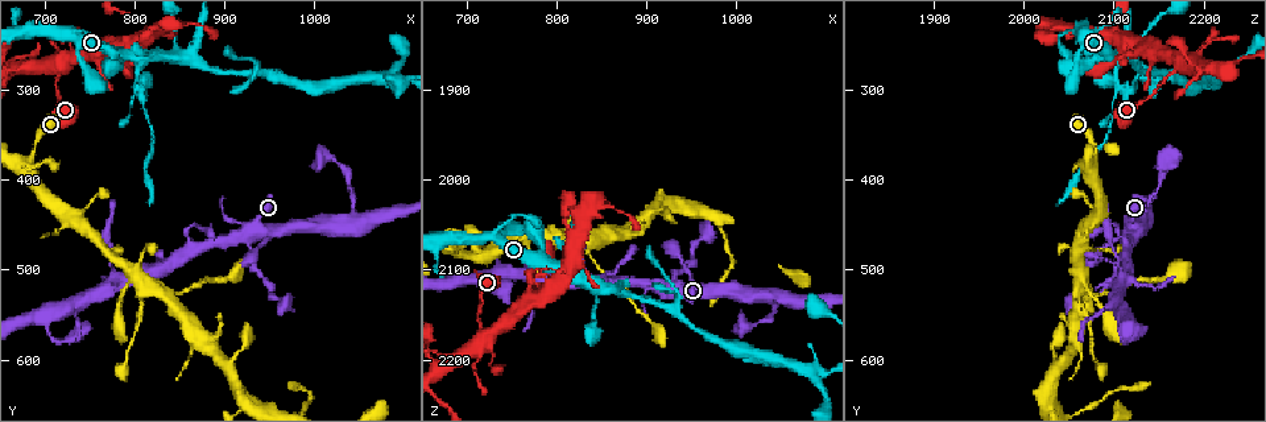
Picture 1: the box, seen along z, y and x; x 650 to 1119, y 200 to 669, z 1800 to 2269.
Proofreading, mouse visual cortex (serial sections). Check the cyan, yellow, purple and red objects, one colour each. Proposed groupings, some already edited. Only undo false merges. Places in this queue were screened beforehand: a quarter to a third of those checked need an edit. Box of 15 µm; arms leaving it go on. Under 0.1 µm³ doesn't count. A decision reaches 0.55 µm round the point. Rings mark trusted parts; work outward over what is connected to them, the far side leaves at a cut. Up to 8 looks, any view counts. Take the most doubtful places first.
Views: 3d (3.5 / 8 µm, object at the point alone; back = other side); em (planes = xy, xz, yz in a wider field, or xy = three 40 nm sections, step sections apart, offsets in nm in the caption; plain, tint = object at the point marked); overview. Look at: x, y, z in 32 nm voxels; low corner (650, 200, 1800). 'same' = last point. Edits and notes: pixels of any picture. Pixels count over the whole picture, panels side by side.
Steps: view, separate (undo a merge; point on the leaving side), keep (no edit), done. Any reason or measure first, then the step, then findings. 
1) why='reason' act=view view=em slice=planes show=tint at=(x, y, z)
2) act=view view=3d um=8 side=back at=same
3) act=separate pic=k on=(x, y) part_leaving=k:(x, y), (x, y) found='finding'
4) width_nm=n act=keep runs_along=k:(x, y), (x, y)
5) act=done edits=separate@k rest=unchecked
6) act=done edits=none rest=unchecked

why='a narrow waist' act=view view=3d um=3.5 side=back at=(810, 535, 2060)

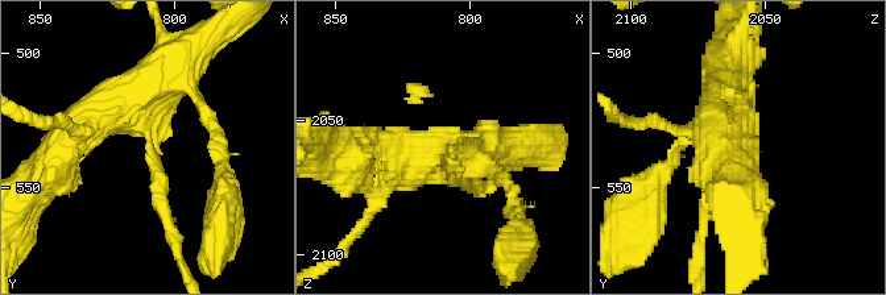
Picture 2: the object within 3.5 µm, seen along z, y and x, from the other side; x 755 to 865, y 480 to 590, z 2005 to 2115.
arm_widths_nm=150,500 act=view view=em slice=xy step=3 show=tint at=(808, 535, 2063)

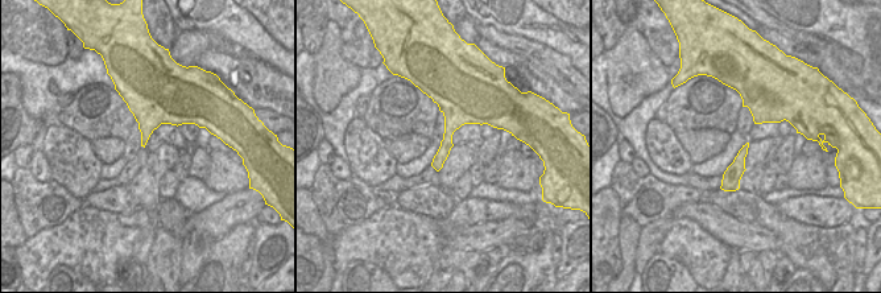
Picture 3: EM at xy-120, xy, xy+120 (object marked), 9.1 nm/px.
act=keep runs_along=2:(723, 79), (740, 128), (703, 220) found='continuous, no second cell'

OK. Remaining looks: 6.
why='thick turns thin' act=view view=3d um=3.5 at=(805, 275, 2105)

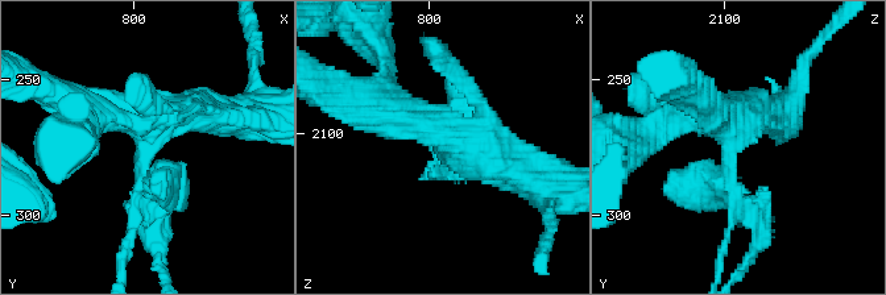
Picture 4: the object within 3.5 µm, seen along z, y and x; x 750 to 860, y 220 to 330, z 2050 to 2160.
act=view view=em slice=planes show=tint at=(801, 278, 2102)

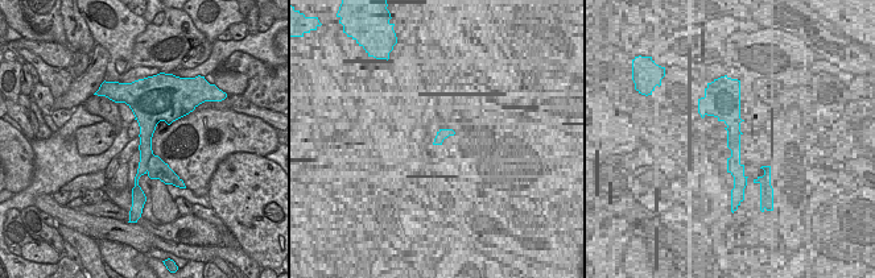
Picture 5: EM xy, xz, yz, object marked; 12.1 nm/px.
act=keep runs_along=5:(137, 95), (157, 175) found='continuous, no second cell'

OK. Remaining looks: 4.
why='a fork' act=view view=3d um=8 side=back at=(925, 280, 2140)

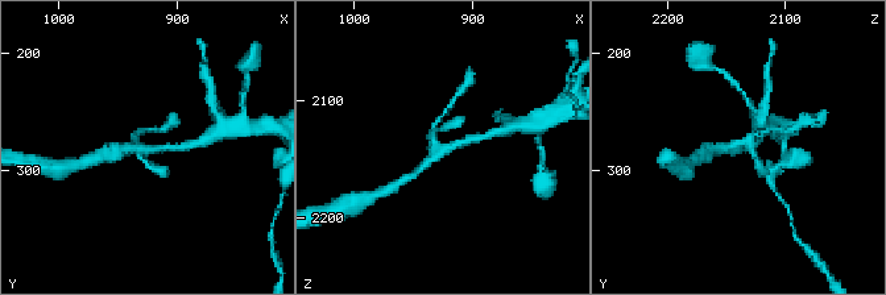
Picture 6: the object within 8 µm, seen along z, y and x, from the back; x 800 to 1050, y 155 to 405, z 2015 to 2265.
act=view view=3d um=3.5 at=(924, 284, 2144)

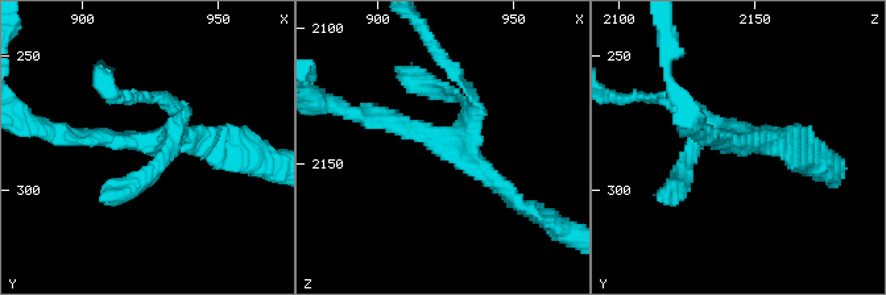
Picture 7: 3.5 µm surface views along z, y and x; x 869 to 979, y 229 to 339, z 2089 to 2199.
act=keep runs_along=7:(361, 115), (442, 138), (510, 199) found='all the same cell'

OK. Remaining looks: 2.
act=done edits=none rest=unchecked

